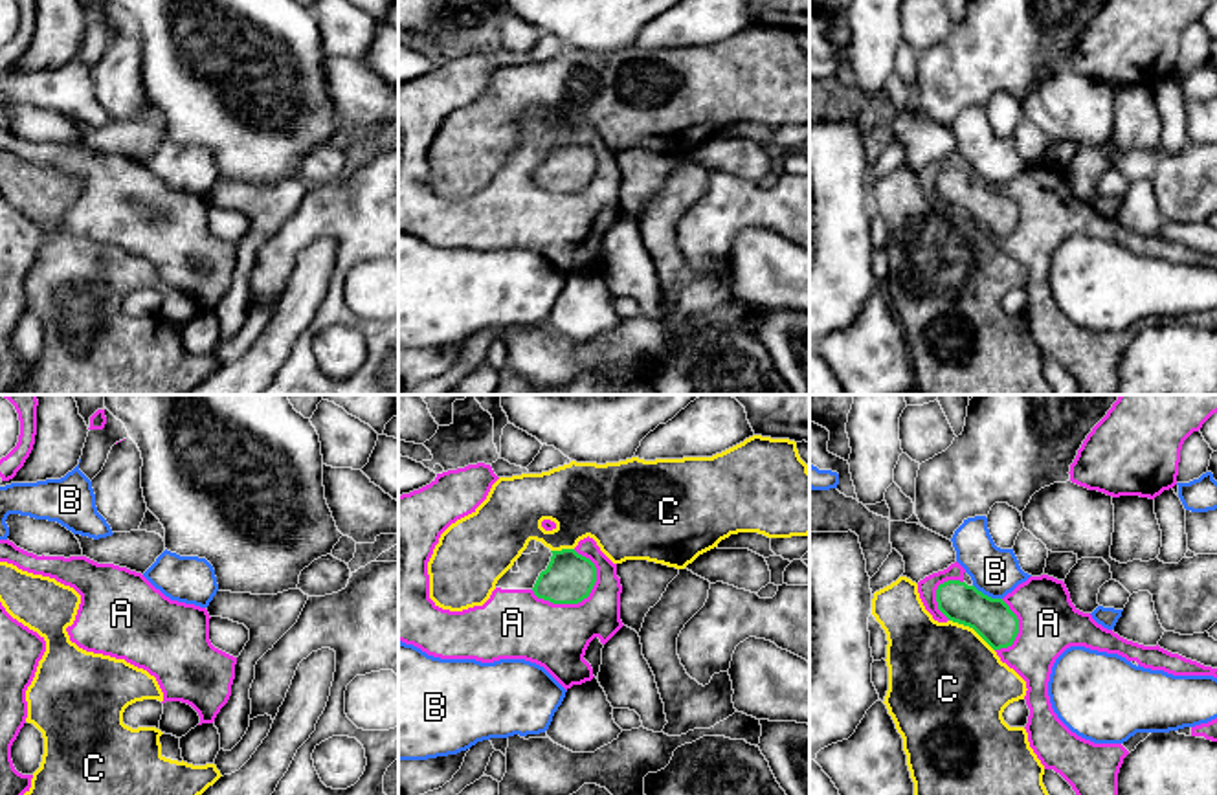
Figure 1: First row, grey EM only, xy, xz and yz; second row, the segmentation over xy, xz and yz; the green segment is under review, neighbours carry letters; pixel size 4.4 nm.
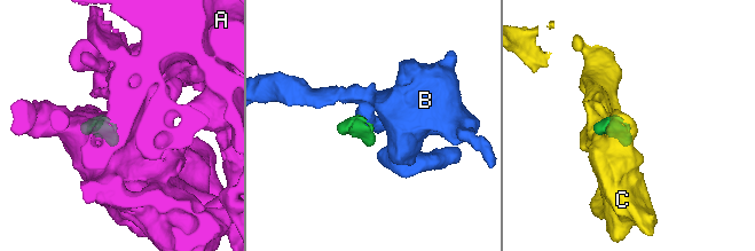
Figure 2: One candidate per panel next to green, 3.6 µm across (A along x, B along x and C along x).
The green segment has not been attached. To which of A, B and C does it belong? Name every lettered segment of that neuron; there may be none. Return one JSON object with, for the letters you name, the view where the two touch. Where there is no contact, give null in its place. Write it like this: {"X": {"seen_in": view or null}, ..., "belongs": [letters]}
{"C": {"seen_in": "yz"}, "belongs": ["C"]}

